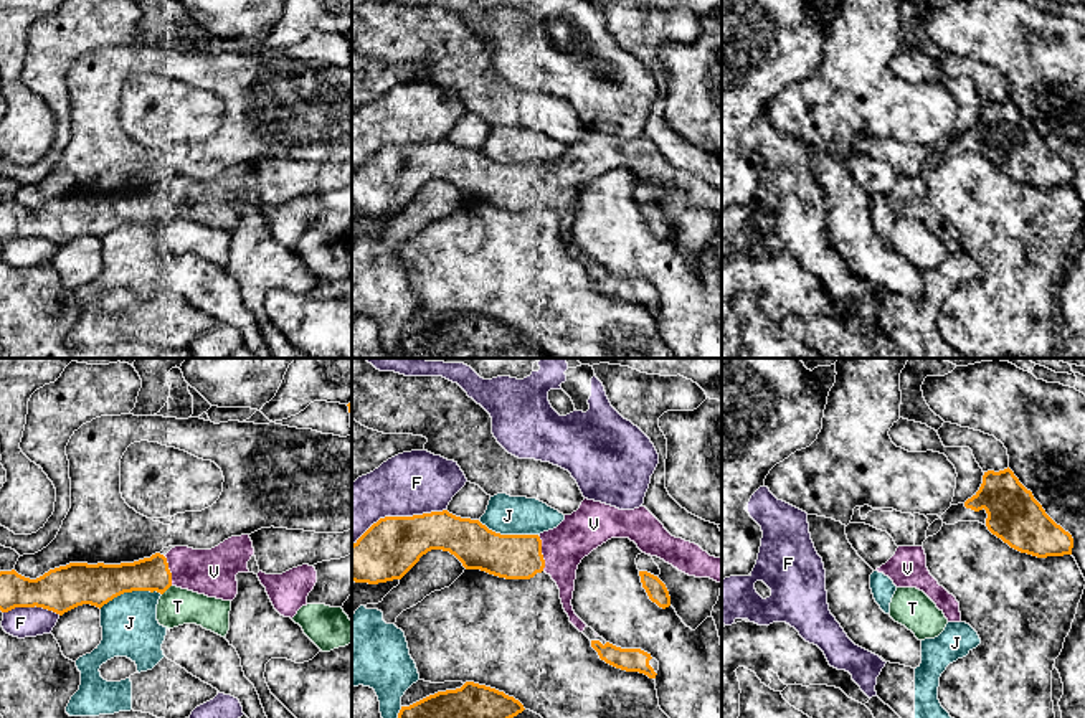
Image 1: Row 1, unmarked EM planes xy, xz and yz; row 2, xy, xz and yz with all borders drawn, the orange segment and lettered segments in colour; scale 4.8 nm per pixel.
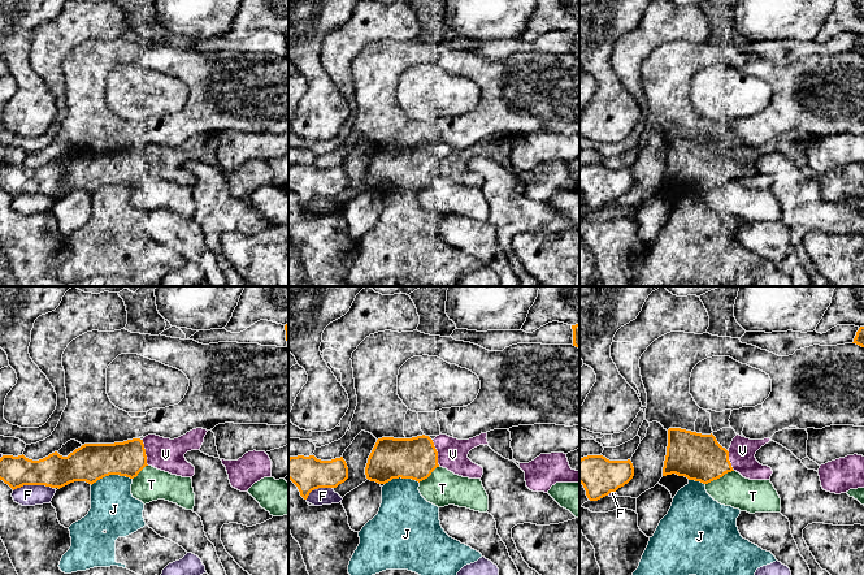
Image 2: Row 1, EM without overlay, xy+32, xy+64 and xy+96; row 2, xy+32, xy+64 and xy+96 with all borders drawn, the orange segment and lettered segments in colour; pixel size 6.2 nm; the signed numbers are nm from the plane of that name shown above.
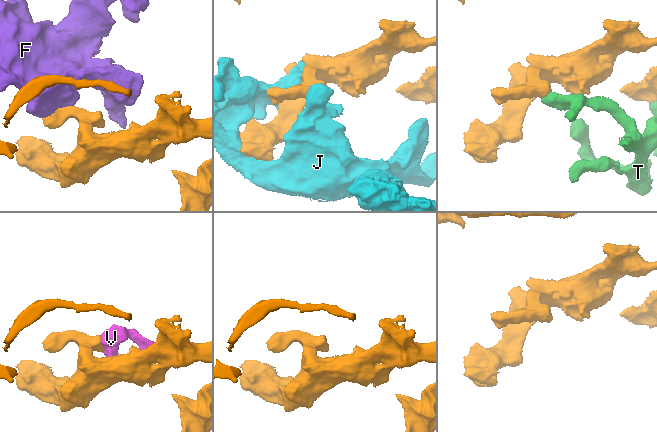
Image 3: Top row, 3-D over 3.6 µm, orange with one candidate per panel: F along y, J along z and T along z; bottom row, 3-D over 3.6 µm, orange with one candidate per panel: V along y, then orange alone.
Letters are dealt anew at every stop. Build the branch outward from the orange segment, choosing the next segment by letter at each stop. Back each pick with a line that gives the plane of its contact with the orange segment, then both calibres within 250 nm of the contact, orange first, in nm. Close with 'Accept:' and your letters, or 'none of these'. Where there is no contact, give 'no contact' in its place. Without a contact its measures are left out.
V: xz | 220/200 nm
Accept: V

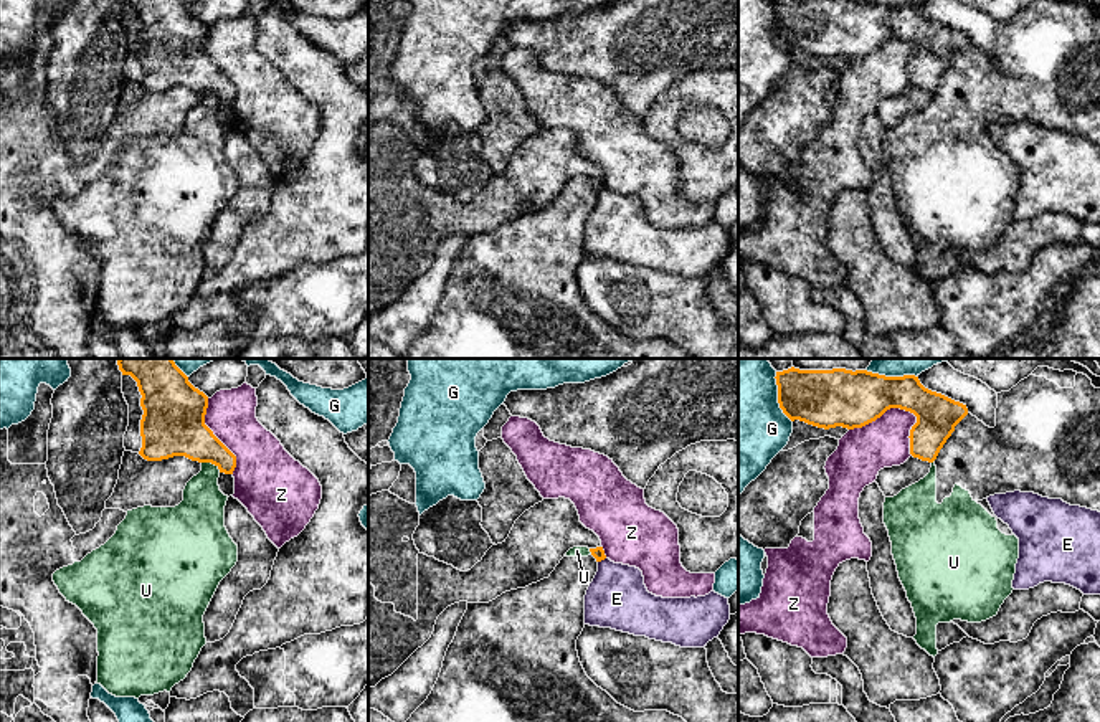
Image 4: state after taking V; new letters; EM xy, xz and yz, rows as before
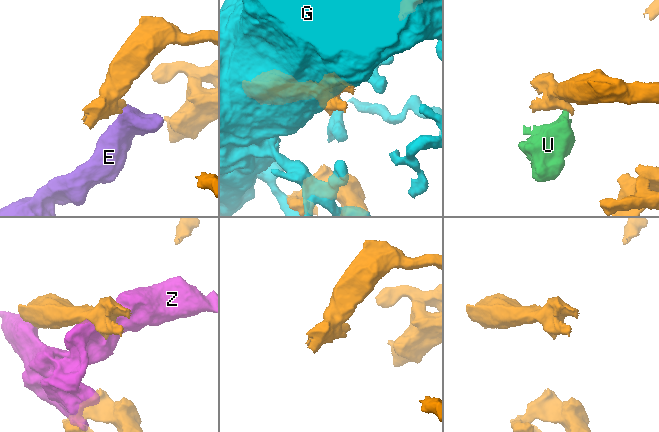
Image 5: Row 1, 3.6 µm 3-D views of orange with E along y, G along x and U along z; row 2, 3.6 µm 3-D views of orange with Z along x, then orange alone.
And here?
Accept: none of these

